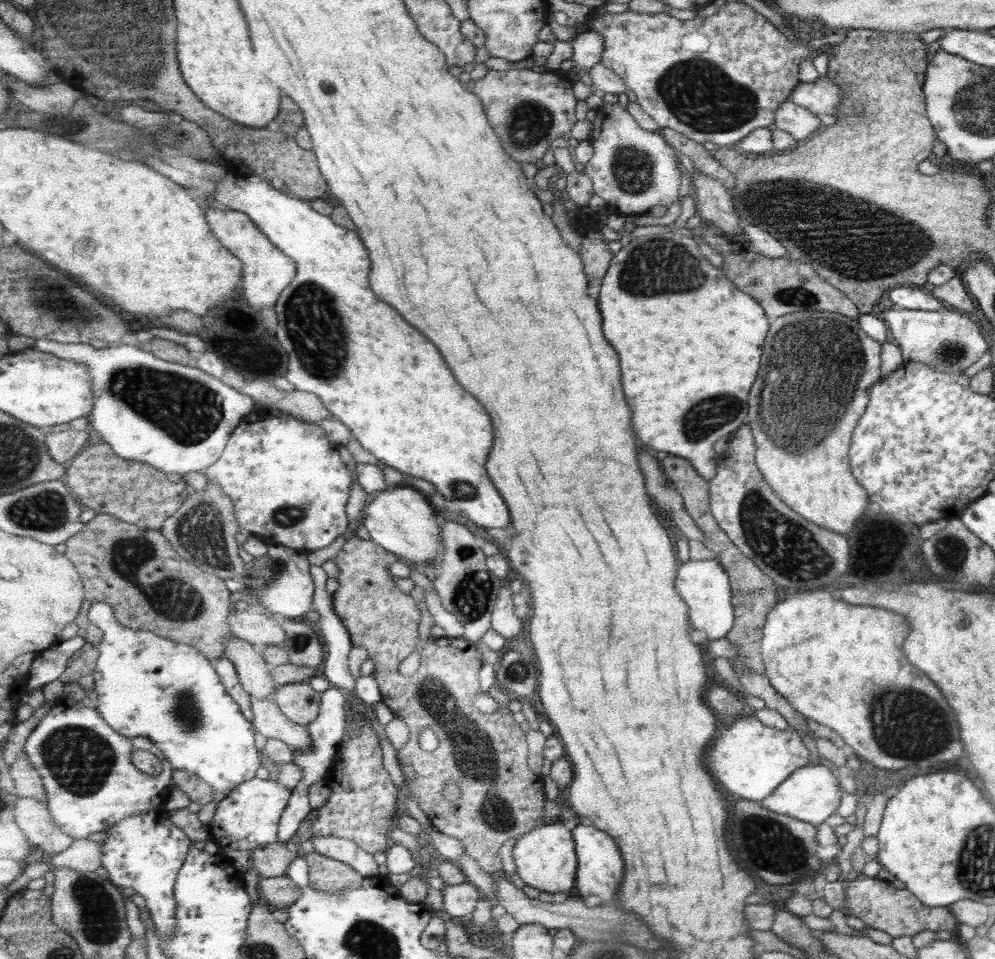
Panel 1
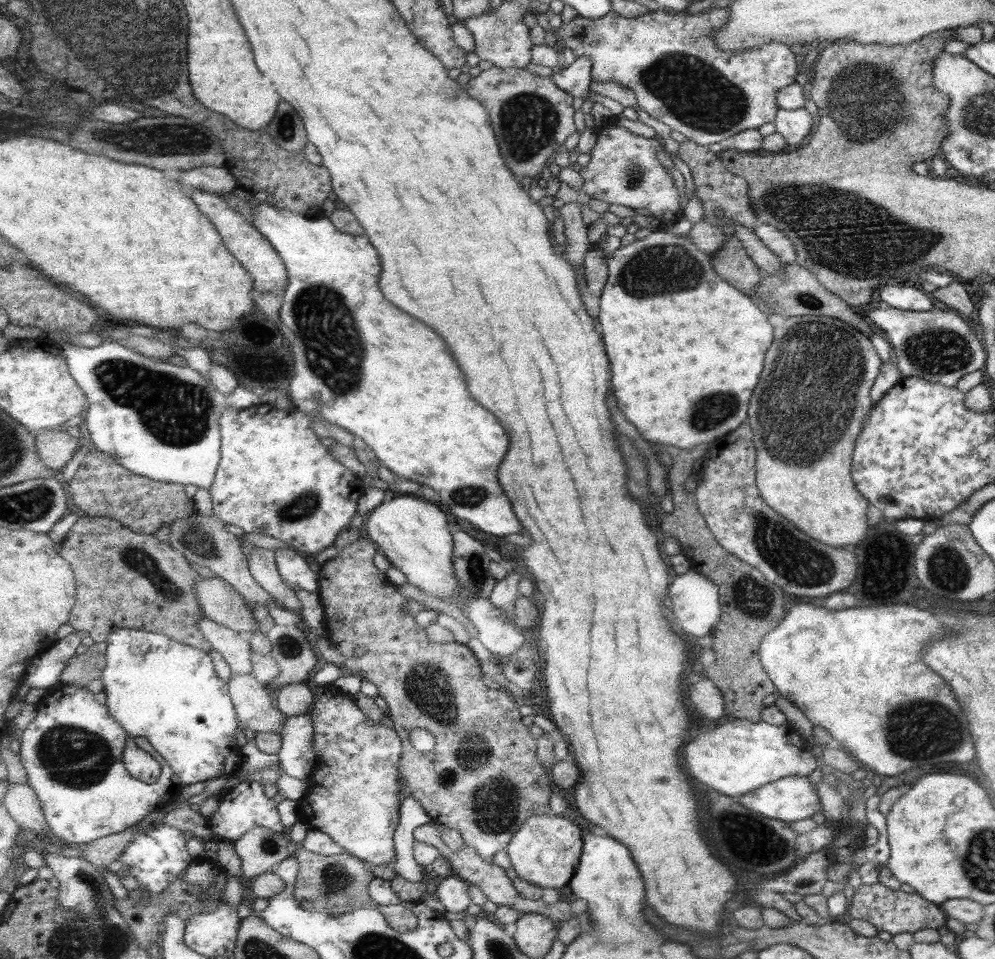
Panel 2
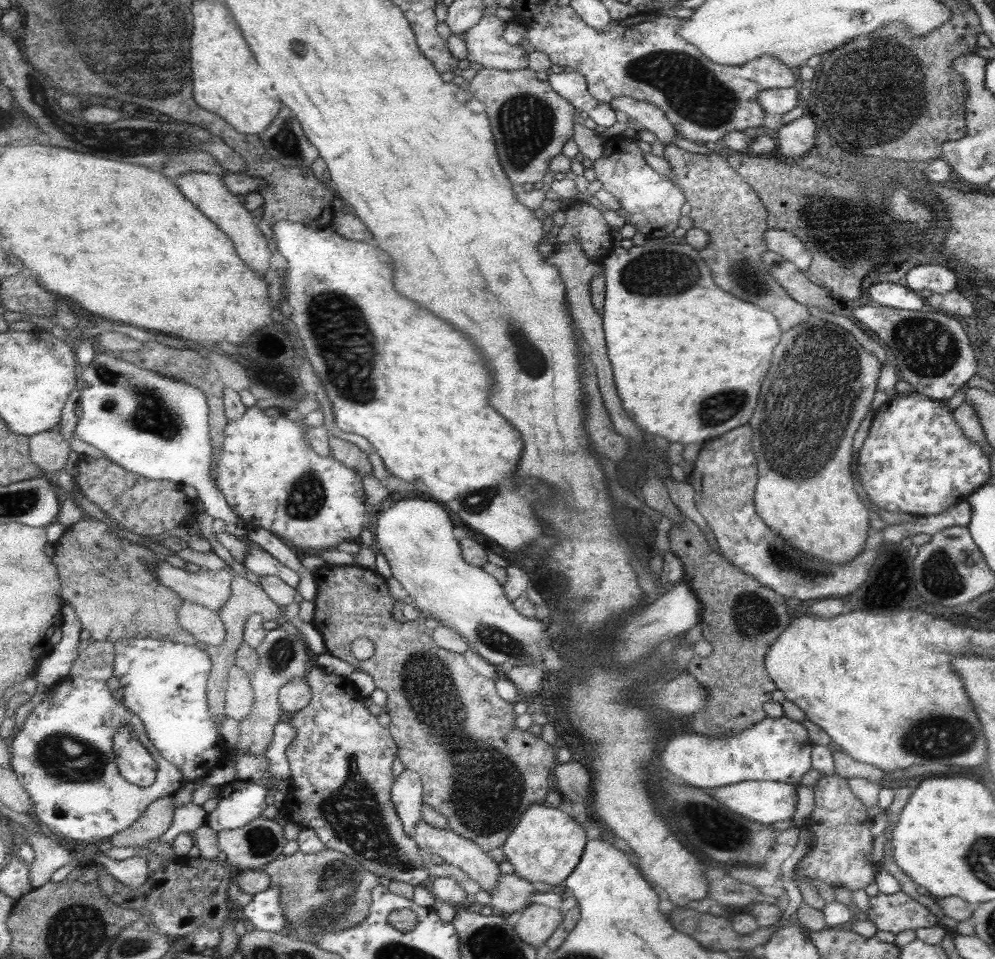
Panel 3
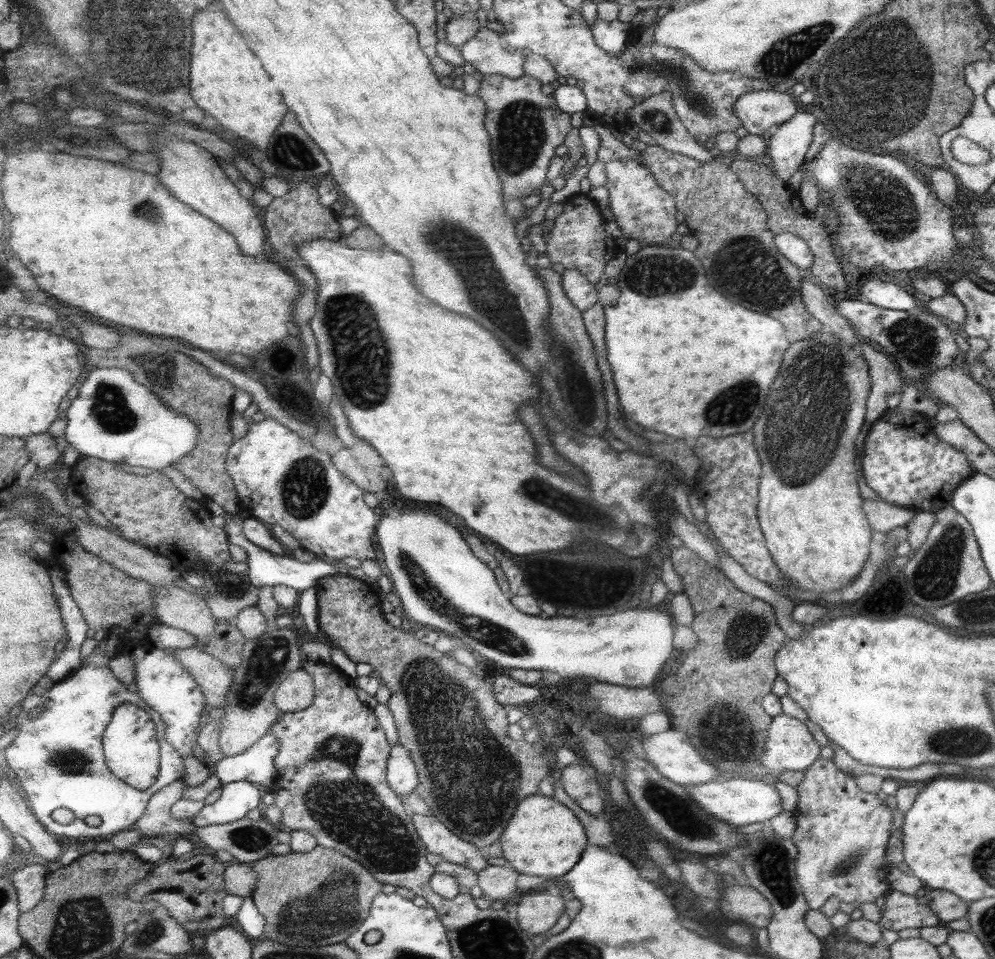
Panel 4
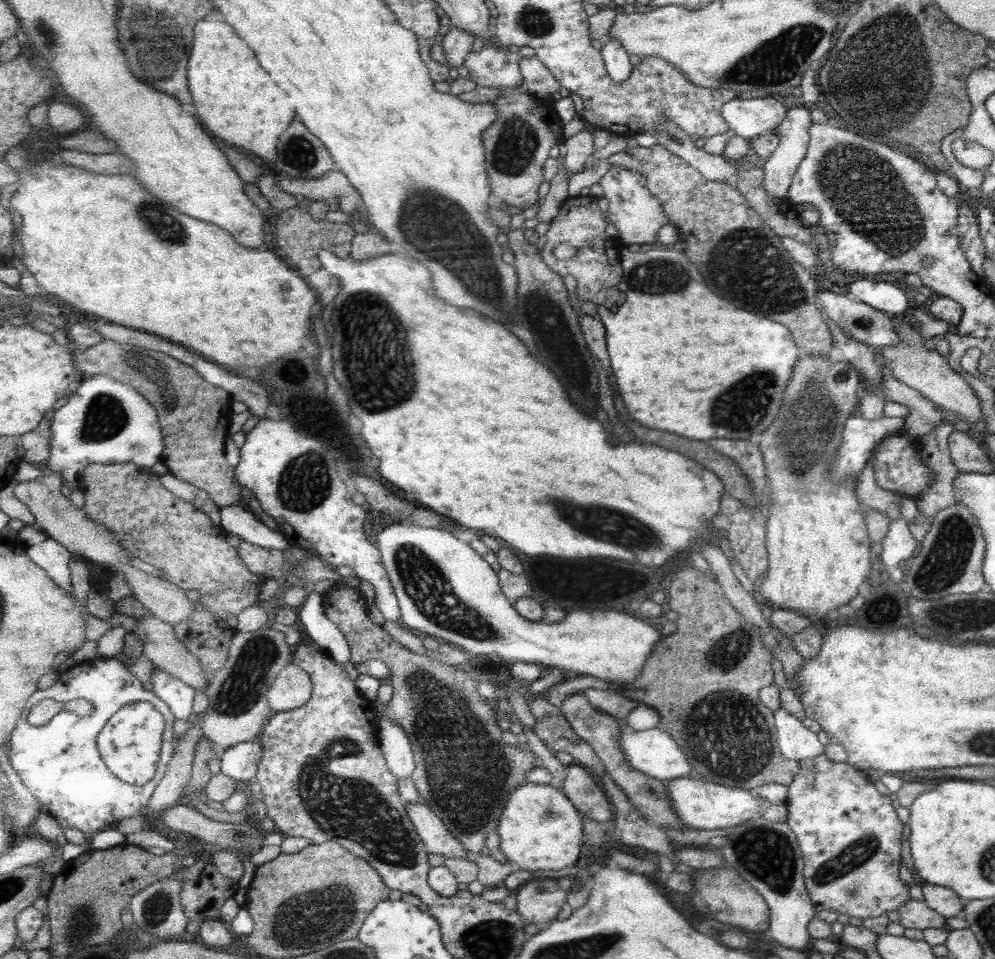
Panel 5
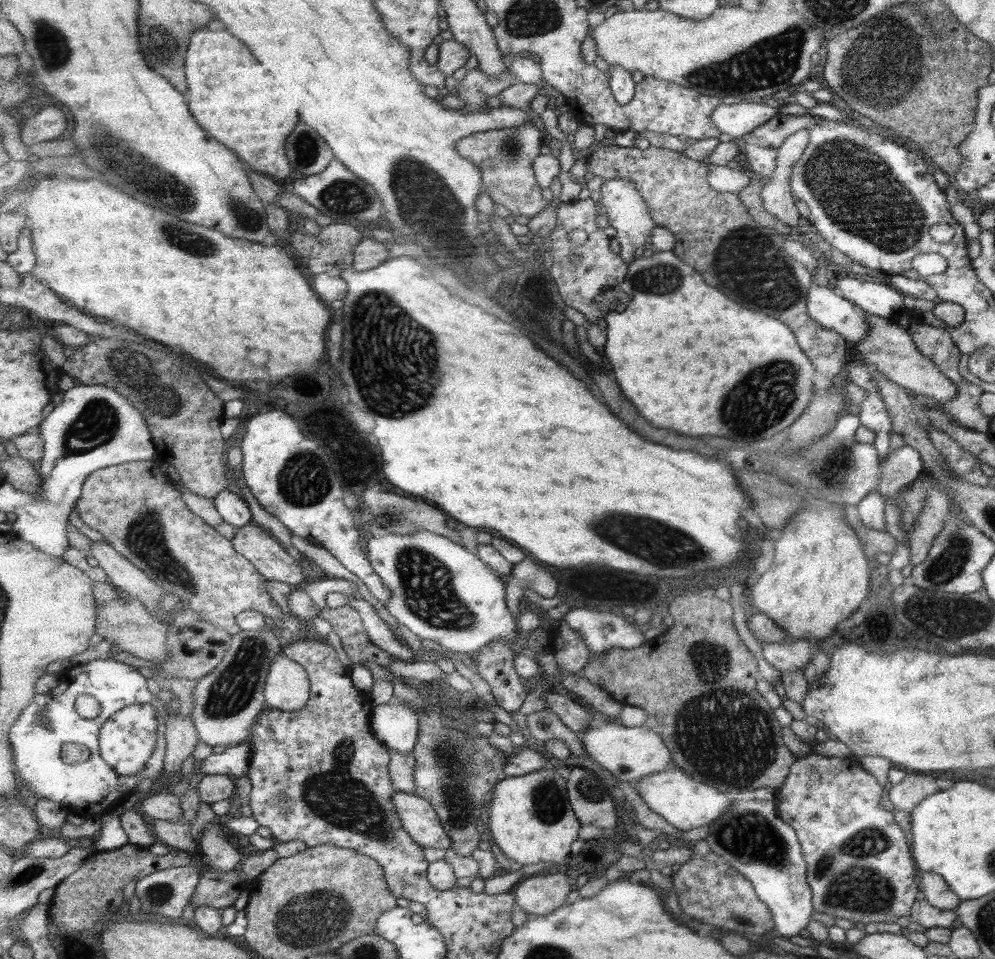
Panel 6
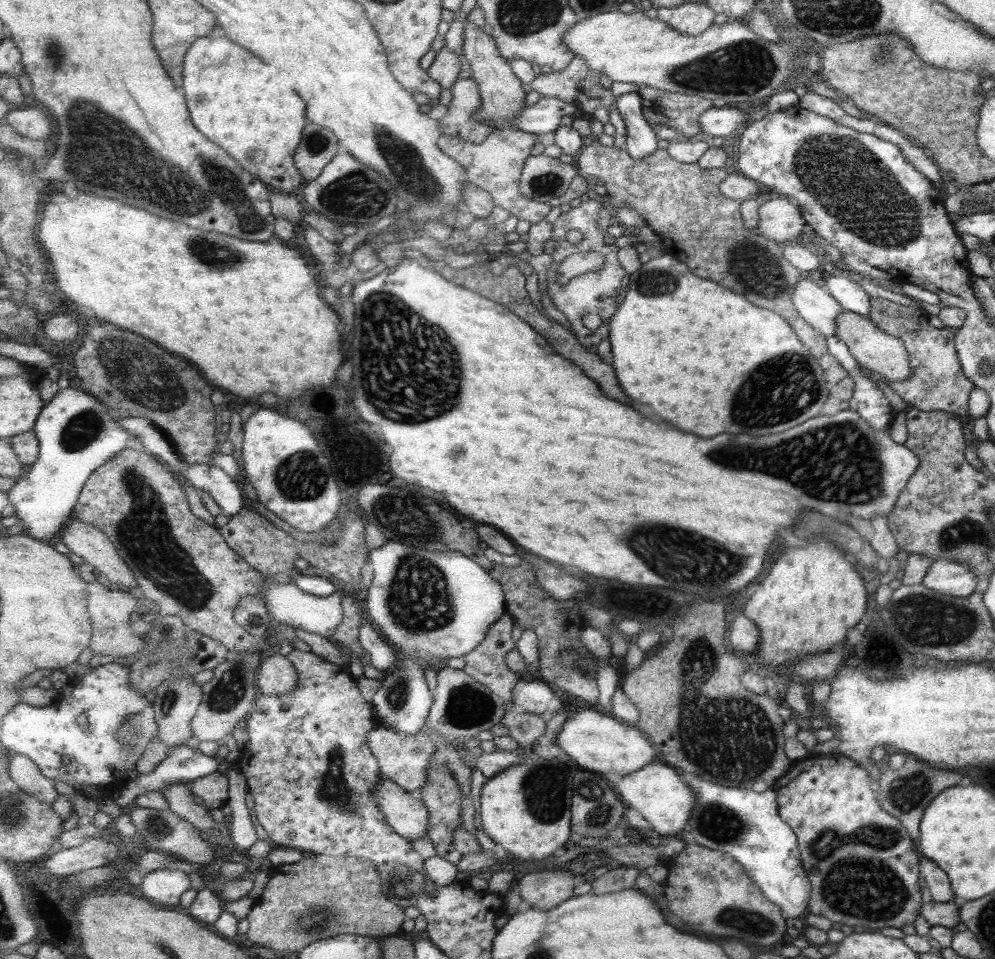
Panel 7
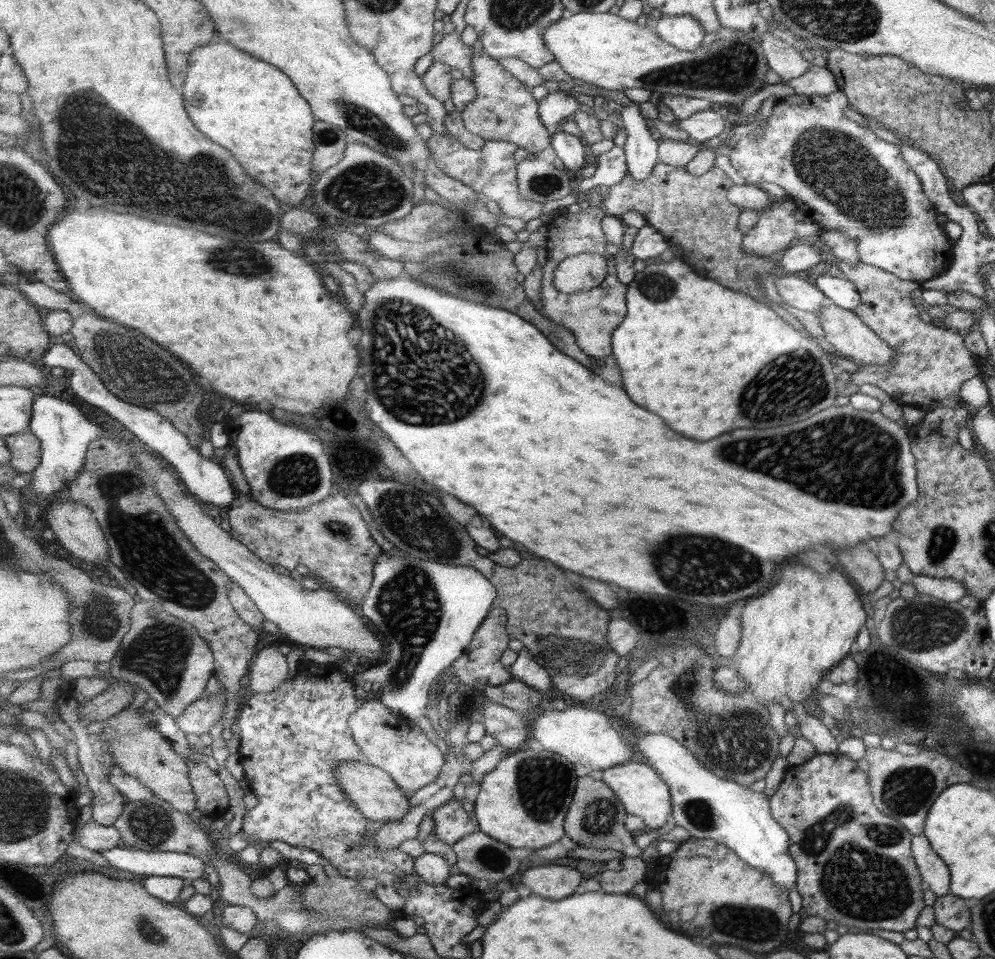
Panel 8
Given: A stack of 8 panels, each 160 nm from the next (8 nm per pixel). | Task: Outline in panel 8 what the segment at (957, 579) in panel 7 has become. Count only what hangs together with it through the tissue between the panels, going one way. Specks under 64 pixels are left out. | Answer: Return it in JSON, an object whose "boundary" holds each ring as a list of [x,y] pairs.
{"boundary":[[[913,575],[909,582],[911,582],[916,592],[927,594],[943,602],[957,602],[966,594],[963,585],[955,579],[937,579],[925,575]]]}

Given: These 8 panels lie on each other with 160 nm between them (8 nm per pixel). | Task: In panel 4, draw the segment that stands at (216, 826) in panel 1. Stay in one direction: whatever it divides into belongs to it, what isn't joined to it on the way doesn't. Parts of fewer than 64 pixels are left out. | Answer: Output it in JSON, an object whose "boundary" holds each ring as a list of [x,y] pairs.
{"boundary":[[[246,780],[223,784],[221,798],[210,805],[205,805],[194,818],[196,826],[229,824],[245,818],[251,810],[262,808],[264,788]]]}

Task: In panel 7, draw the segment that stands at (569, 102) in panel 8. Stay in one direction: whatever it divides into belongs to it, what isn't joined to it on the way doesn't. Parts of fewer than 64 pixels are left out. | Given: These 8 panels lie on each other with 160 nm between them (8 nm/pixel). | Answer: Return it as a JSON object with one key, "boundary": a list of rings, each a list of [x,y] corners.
{"boundary":[[[542,96],[533,106],[528,106],[516,116],[515,129],[534,134],[556,132],[561,126],[563,116],[573,116],[579,108],[561,100]]]}

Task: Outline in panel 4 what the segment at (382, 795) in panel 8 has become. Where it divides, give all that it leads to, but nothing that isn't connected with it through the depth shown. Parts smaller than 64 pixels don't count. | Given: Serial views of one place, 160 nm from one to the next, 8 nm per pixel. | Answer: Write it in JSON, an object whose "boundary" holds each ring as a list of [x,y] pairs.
{"boundary":[[[417,813],[411,815],[429,853],[438,854],[449,862],[468,866],[478,874],[489,866],[489,862],[483,858],[484,850],[455,835],[440,818]]]}

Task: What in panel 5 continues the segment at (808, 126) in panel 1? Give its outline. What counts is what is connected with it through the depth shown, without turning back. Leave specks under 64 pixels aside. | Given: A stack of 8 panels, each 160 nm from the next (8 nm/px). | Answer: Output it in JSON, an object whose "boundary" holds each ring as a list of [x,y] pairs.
{"boundary":[[[804,108],[789,109],[777,126],[776,149],[762,163],[758,163],[765,171],[764,189],[773,198],[787,199],[792,177],[808,146],[809,115]]]}

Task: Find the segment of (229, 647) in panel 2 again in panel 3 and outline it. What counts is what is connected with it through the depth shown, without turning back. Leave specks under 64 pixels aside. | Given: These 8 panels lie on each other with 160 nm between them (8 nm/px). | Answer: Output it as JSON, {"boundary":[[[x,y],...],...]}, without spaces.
{"boundary":[[[185,599],[179,609],[181,627],[193,634],[205,647],[219,646],[227,638],[227,630],[220,614],[202,604]]]}

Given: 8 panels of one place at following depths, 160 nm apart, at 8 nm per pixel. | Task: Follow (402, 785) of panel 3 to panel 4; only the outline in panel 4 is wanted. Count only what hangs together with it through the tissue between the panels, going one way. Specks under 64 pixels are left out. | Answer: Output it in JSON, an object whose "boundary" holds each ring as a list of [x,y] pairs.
{"boundary":[[[401,743],[391,749],[388,760],[388,781],[402,800],[419,786],[420,778],[416,762],[409,749]]]}

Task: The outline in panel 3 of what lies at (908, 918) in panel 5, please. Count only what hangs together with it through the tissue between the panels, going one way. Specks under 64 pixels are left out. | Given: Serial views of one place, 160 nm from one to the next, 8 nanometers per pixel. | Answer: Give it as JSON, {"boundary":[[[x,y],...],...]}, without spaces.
{"boundary":[[[903,891],[892,894],[877,893],[875,897],[869,897],[869,909],[861,912],[860,916],[872,922],[876,930],[884,930],[897,934],[902,930],[915,930],[916,928],[925,928],[937,924],[935,916],[915,899],[905,895]]]}

